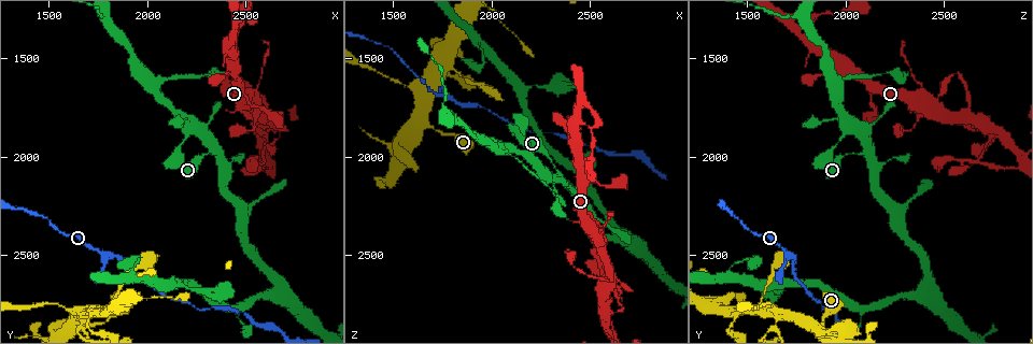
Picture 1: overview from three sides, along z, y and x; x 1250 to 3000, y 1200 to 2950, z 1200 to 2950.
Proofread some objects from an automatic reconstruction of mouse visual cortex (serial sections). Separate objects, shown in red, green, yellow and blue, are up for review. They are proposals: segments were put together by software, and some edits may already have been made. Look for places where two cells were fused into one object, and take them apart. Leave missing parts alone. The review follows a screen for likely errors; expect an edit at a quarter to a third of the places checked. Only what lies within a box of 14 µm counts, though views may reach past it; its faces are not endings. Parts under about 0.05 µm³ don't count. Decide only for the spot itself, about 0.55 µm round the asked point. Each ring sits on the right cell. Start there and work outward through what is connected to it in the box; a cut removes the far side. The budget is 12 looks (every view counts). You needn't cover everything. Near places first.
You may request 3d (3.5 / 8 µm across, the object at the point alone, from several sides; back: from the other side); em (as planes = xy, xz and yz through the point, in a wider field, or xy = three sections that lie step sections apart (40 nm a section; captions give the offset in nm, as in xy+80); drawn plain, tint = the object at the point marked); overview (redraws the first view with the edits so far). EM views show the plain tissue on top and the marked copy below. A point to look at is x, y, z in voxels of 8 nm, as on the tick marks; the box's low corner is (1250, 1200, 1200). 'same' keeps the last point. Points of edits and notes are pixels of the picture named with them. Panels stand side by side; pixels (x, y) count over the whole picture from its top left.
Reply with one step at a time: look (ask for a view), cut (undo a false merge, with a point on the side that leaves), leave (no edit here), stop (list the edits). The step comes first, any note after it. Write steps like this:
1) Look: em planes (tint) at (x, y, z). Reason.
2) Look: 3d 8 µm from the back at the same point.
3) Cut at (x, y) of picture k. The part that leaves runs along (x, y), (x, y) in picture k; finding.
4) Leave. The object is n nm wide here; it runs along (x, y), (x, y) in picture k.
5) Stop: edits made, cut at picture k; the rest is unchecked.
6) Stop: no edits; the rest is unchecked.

Look: 3d 3.5 µm at (2160, 1940, 1940). Sharp bend.

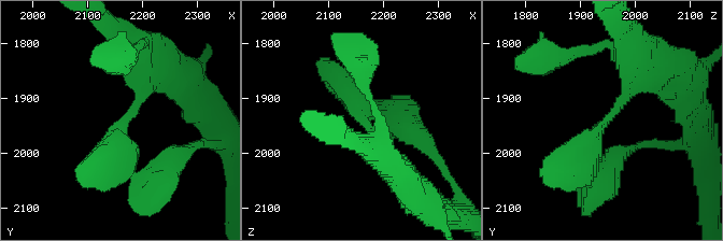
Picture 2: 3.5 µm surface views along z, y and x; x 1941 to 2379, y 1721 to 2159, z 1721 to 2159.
Look: em xy step 1 (tint) at (2165, 1945, 1940).

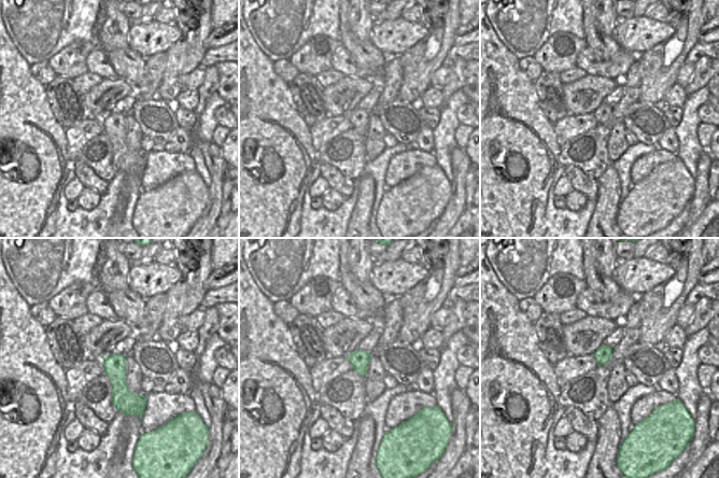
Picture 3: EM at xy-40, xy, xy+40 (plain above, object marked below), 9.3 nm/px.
Leave. The arms are 200, 250 nm wide; it runs along (106, 359), (138, 411) in picture 3; continuous, no second cell.

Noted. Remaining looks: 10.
Look: 3d 3.5 µm at (2590, 1710, 2630). Calibre changes.

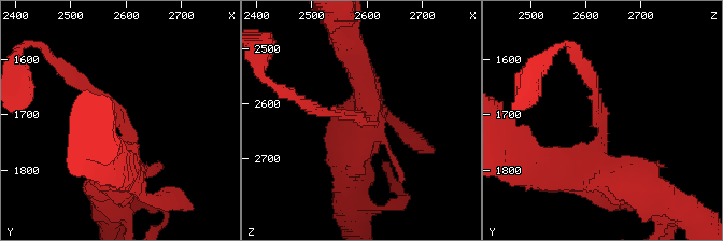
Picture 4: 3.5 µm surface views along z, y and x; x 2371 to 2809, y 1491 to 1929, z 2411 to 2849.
Look: em xy step 3 (tint) at (2595, 1710, 2625). The arms are 150, 450 nm wide.

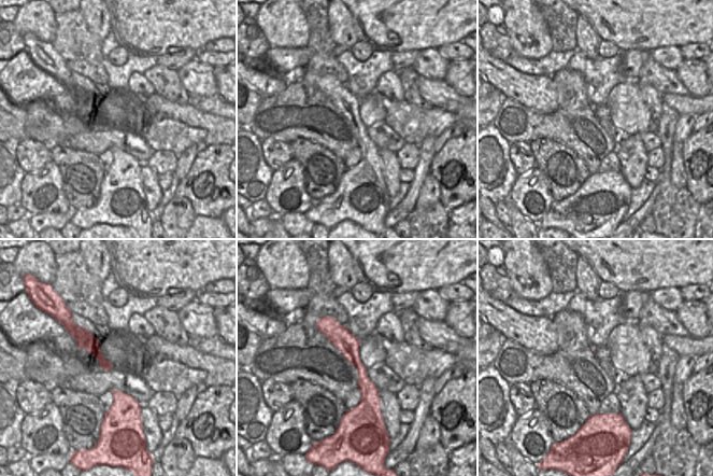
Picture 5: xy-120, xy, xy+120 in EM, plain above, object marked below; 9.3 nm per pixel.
Leave. It runs along (124, 171), (127, 125), (68, 72) in picture 4; all the same cell.

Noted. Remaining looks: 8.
Look: 3d 3.5 µm at (2110, 1600, 2000). Sudden change in width.

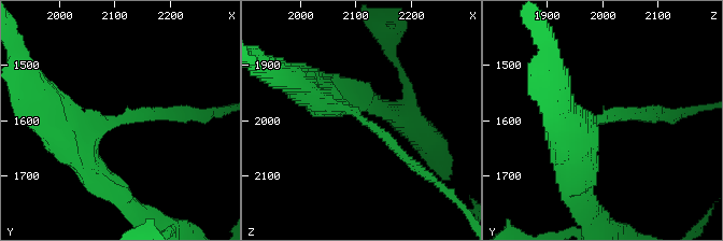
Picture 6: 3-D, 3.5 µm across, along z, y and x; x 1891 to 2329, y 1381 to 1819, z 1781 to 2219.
Look: em xy step 5 (tint) at (2105, 1595, 1990). The arms are 150, 400 nm wide.

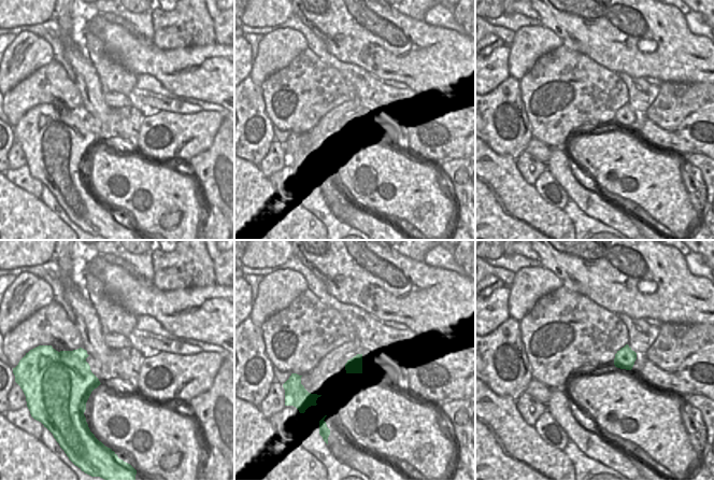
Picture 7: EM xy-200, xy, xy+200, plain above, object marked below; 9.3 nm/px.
Leave. It runs along (322, 91), (414, 166) in picture 6; one cell here.

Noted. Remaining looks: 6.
Look: 3d 3.5 µm at (1770, 2500, 1690). A fork.

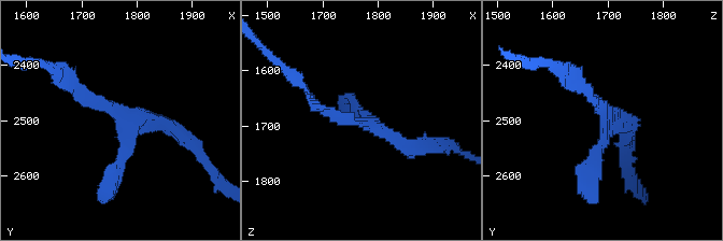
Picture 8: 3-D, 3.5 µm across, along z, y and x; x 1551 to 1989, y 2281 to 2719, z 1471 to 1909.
Look: em xy step 3 (tint) at (1770, 2500, 1690). Need the tissue.

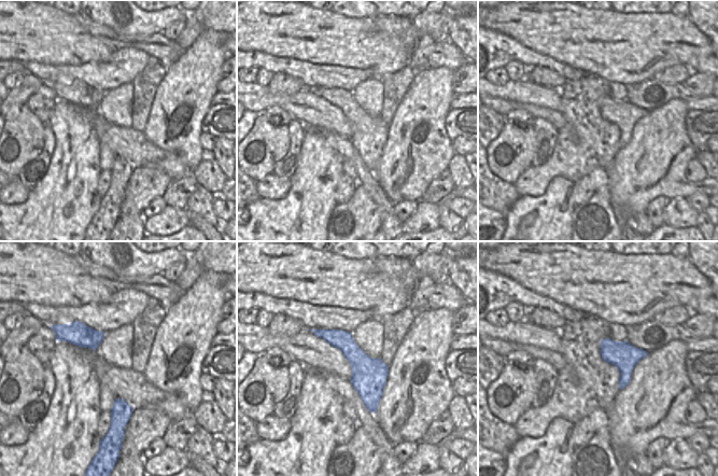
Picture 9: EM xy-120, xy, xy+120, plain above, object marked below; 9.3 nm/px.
Look: em xy step 1 (tint) at the same point. Another direction.

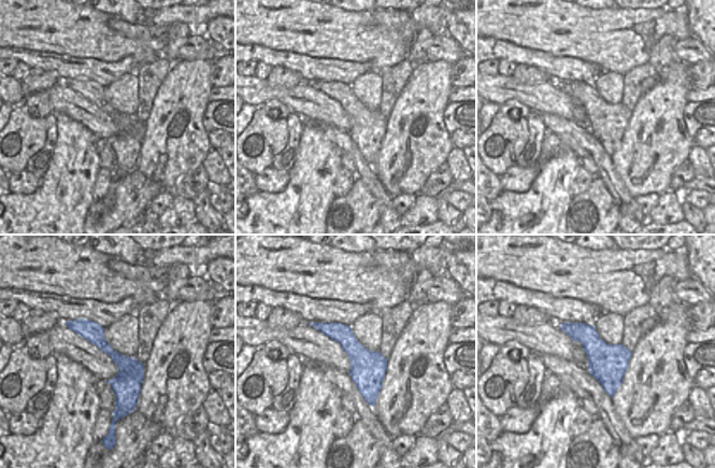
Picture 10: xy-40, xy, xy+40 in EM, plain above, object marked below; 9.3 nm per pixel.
Cut at (111, 168) of picture 8. A second cell is stuck on.

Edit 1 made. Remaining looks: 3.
Look: 3d 3.5 µm at (2590, 2020, 2670). Arms run side by side.

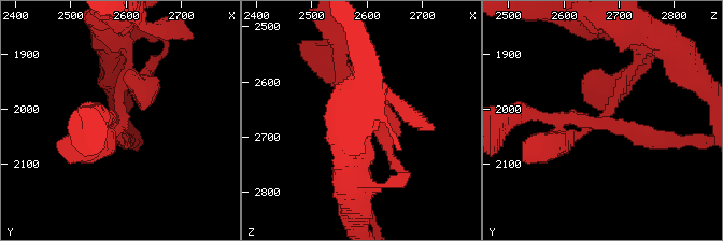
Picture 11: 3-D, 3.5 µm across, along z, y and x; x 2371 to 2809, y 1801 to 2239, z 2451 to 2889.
Look: em xy step 2 (tint) at (2590, 2020, 2665). 3 arms meet here; the arms are 100, 200, 350 nm wide; need the tissue.

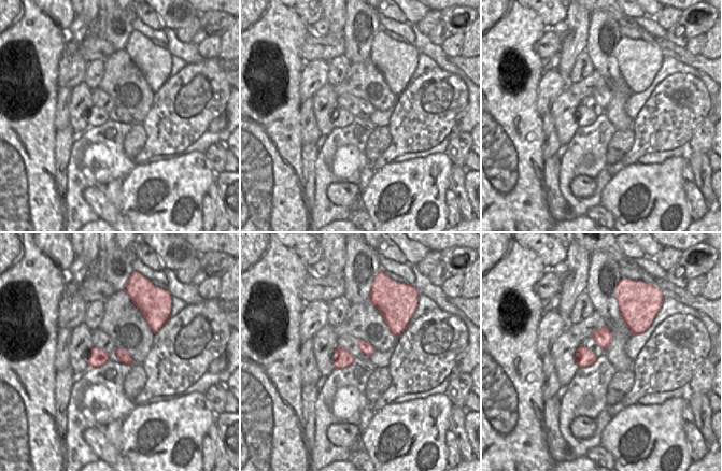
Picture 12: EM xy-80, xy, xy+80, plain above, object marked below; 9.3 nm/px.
Look: em xy step 5 (tint) at the same point.

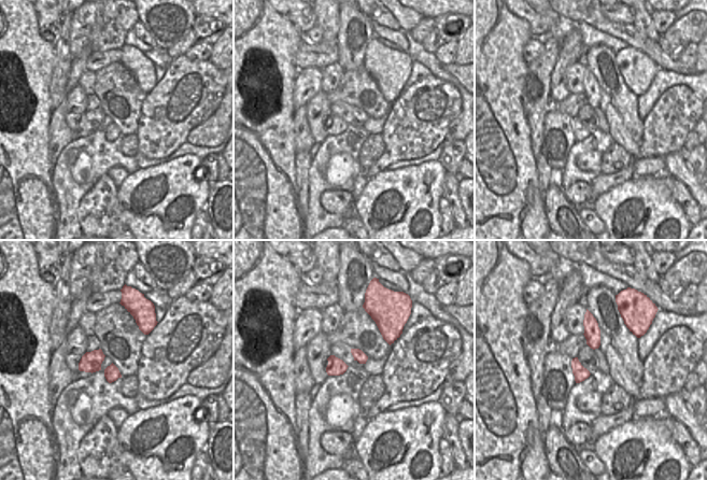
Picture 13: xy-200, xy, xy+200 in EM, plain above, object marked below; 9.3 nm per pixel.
Leave. It runs along (634, 64), (595, 123), (537, 116) in picture 11; all the same cell.

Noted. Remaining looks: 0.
Stop: edits made, cut at picture 8; the rest is unchecked.

